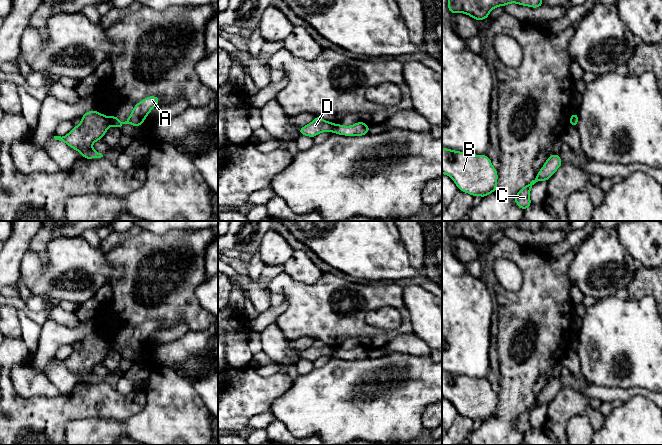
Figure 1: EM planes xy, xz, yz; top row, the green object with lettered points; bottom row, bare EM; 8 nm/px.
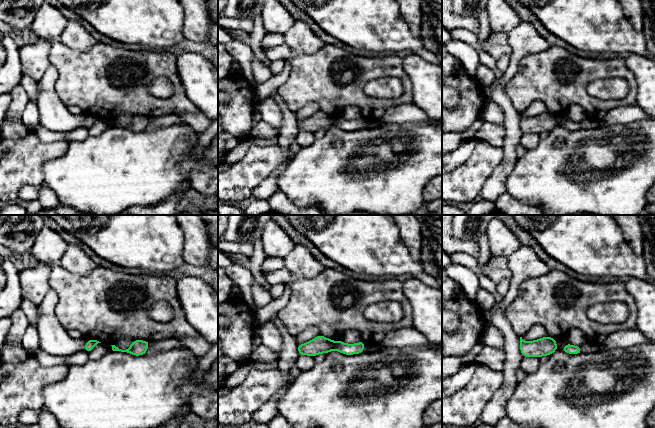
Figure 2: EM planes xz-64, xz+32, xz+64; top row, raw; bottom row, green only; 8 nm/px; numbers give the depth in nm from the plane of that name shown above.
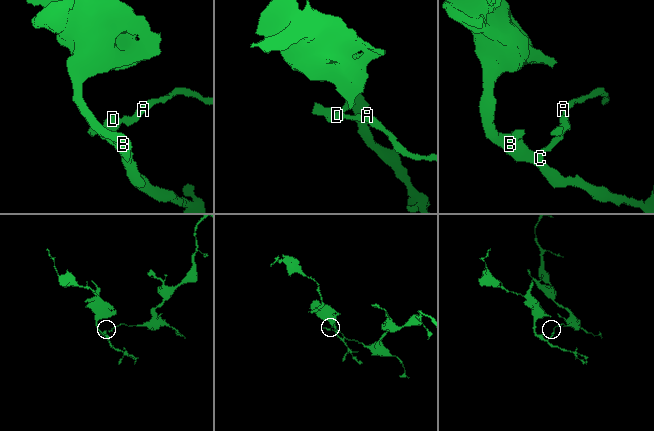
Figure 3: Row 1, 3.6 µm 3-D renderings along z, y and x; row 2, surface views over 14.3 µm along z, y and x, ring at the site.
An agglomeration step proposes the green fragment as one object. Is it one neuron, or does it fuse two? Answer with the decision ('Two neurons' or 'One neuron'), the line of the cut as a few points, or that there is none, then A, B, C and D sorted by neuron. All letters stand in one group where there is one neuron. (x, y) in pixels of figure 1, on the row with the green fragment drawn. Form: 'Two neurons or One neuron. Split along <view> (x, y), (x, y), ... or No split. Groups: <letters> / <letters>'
Two neurons. Split along xy (109, 117), (111, 124). Groups: A / B C D

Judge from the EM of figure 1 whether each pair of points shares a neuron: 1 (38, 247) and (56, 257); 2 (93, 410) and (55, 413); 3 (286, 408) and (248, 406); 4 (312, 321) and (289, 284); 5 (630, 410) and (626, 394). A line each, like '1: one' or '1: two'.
1: two
2: one
3: two
4: one
5: two

